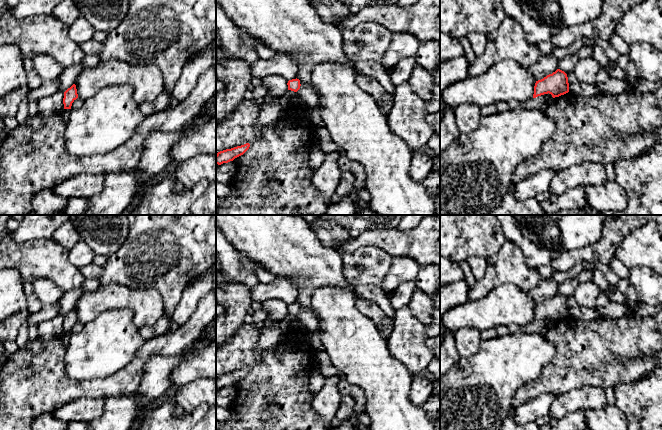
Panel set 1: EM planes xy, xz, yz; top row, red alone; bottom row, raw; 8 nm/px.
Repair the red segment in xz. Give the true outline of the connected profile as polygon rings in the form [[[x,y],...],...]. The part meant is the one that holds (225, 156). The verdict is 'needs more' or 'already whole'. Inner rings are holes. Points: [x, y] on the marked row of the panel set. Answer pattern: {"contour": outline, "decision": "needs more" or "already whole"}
{"contour": [[[249,143],[237,146],[231,149],[220,151],[216,154],[216,164],[221,165],[233,161],[235,158],[243,155],[250,147]]], "decision": "already whole"}

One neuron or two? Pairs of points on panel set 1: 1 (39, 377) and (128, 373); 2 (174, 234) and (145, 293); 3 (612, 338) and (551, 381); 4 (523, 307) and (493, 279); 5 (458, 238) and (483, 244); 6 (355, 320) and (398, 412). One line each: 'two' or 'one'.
1: one
2: two
3: one
4: two
5: one
6: one

